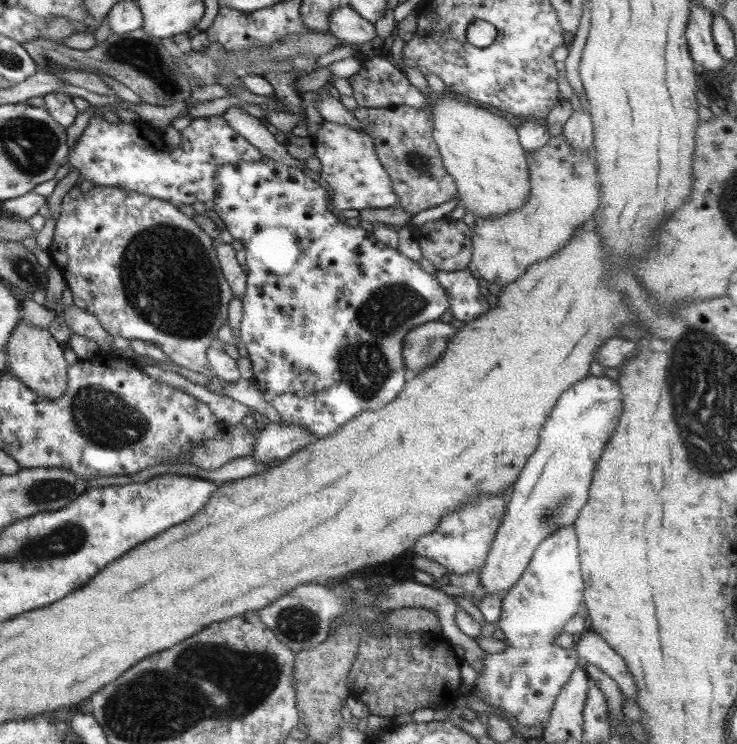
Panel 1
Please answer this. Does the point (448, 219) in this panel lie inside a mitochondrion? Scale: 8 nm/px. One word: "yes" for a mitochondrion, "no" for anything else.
no

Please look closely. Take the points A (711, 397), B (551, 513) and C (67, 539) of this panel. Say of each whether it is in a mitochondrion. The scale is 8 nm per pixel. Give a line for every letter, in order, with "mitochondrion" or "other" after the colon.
A: mitochondrion
B: mitochondrion
C: mitochondrion

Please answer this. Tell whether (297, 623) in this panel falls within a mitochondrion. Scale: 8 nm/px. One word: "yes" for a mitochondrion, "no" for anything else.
yes

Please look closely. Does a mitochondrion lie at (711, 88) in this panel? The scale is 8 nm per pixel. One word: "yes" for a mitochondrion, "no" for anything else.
no

